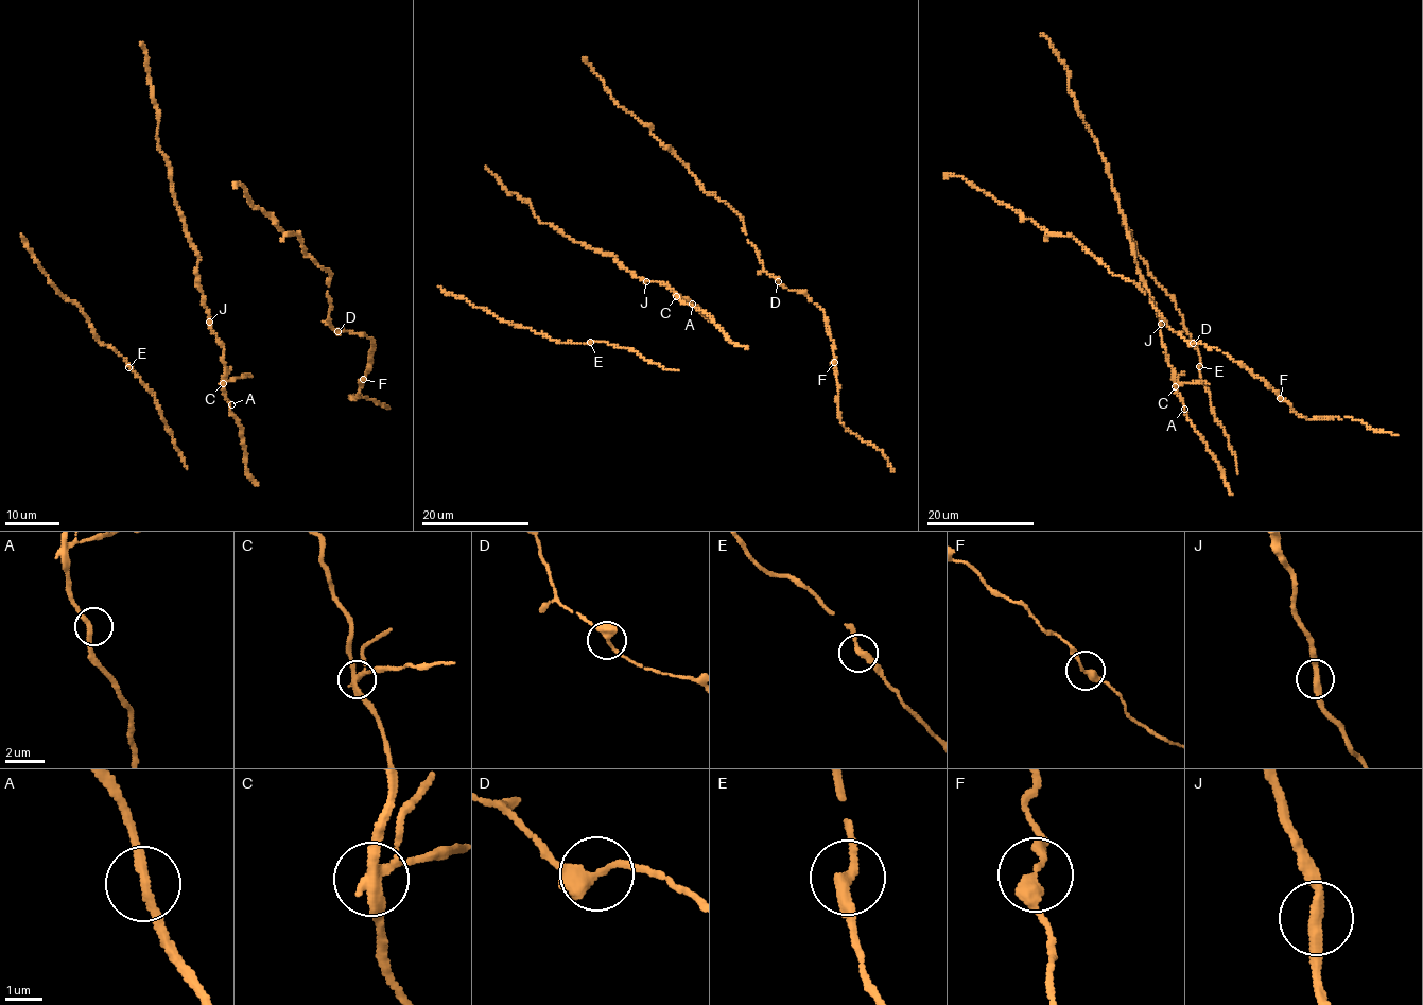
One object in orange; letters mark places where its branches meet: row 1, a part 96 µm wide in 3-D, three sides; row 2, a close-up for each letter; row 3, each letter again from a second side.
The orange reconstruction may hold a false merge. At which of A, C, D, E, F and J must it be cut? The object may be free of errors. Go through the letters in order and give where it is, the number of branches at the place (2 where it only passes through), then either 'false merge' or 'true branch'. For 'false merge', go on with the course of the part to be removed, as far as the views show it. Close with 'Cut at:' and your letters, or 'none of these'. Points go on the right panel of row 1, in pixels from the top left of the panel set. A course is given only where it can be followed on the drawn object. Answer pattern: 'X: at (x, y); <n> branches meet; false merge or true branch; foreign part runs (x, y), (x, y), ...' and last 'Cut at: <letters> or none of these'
A: at (1184, 409); 2 branches meet; true branch
C: at (1175, 386); 4 branches meet; false merge; foreign part runs (1175, 386), (1209, 383)
D: at (1193, 343); 2 branches meet; true branch
E: at (1199, 366); 2 branches meet; true branch
F: at (1280, 398); 2 branches meet; true branch
J: at (1161, 324); 2 branches meet; true branch
Cut at: C

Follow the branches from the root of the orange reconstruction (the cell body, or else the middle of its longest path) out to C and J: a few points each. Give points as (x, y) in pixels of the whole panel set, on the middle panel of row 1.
C: (691, 305), (676, 296)
J: (691, 305), (680, 300), (666, 284), (646, 281)

